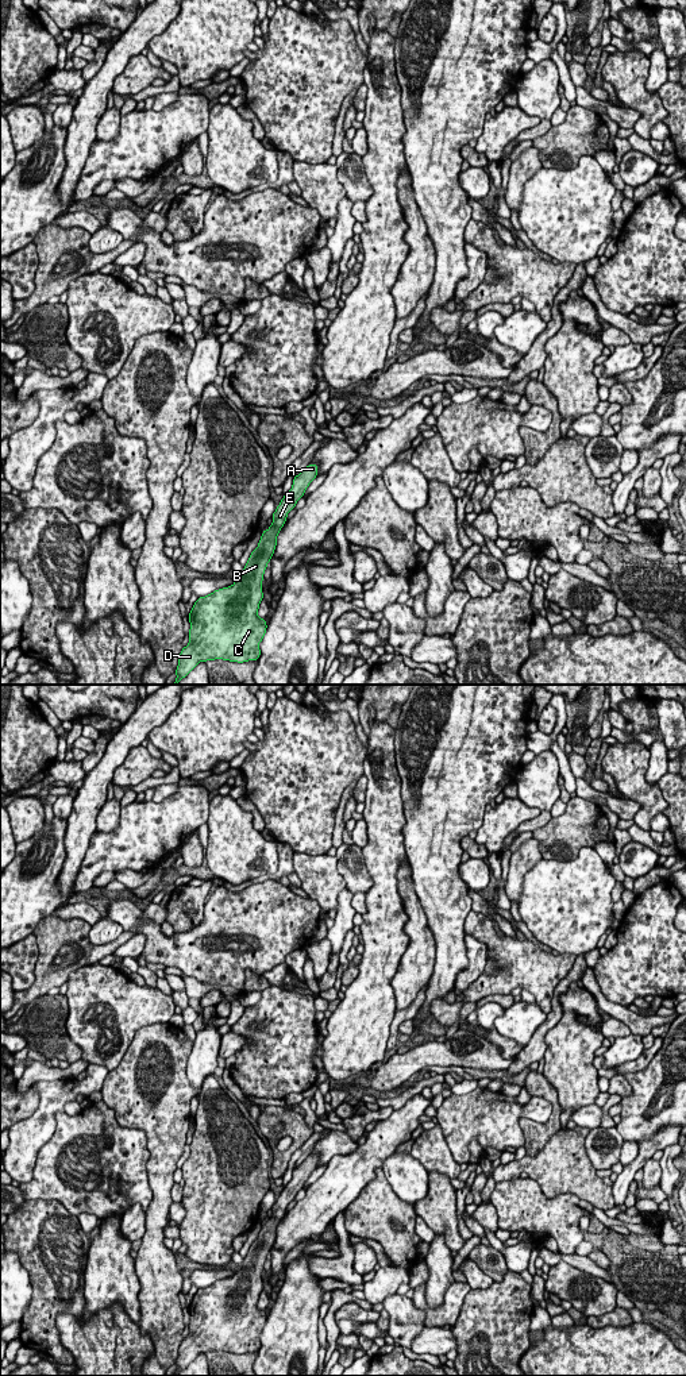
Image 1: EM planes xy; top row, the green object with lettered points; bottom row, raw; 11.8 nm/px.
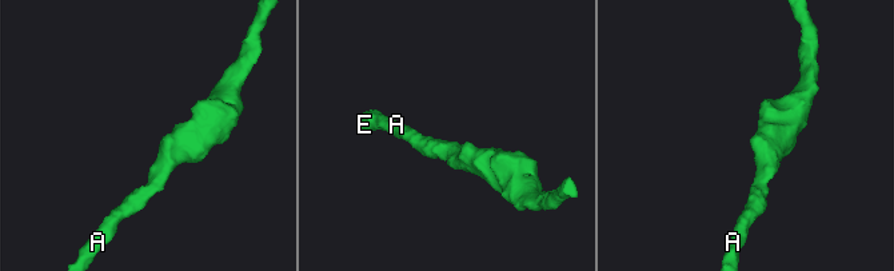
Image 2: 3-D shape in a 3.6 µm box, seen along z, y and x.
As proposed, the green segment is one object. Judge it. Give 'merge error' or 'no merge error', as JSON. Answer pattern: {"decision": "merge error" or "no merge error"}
{"decision": "no merge error"}

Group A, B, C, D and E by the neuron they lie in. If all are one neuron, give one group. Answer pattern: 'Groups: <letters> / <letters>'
Groups: A B C D E

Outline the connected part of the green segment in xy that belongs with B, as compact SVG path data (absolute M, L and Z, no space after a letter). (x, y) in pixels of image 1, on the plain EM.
M308 1156L293 1169L292 1180L273 1205L273 1215L262 1222L258 1238L251 1244L240 1268L232 1277L199 1288L188 1307L189 1334L182 1338L176 1360L174 1376L185 1369L200 1353L223 1350L230 1353L258 1352L267 1315L258 1308L263 1291L262 1272L270 1253L277 1227L288 1205L304 1188L309 1175L317 1168L319 1157Z

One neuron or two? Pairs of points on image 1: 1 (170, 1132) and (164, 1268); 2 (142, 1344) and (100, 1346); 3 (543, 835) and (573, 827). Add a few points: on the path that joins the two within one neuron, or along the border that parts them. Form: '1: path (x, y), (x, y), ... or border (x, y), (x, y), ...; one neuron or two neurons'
1: path (161, 1166), (161, 1205), (155, 1221), (155, 1234); one neuron
2: path (131, 1346), (111, 1346); one neuron
3: path (550, 835), (566, 833); one neuron

